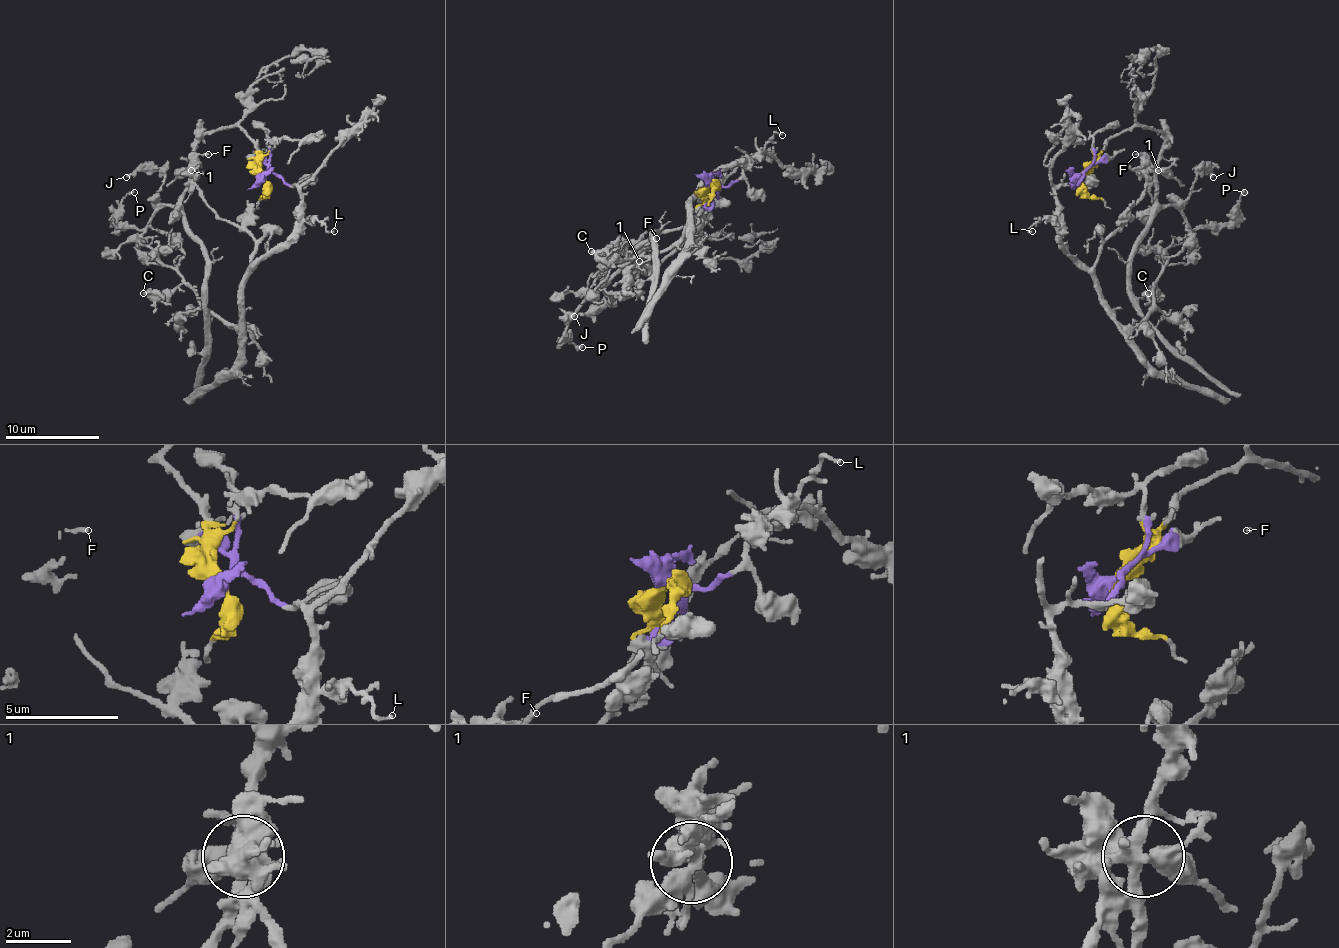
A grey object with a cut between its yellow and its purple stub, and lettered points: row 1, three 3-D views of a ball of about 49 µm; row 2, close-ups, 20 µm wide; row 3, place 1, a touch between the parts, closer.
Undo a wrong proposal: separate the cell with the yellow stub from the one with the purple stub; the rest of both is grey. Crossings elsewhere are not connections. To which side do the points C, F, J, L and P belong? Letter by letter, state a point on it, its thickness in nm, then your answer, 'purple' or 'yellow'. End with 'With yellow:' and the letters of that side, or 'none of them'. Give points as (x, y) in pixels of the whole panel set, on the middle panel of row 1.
C: (591, 251) | 440 nm | purple
F: (656, 238) | 190 nm | yellow
J: (574, 316) | 220 nm | yellow
L: (782, 135) | 130 nm | purple
P: (582, 347) | 220 nm | yellow
With yellow: F, J, P

